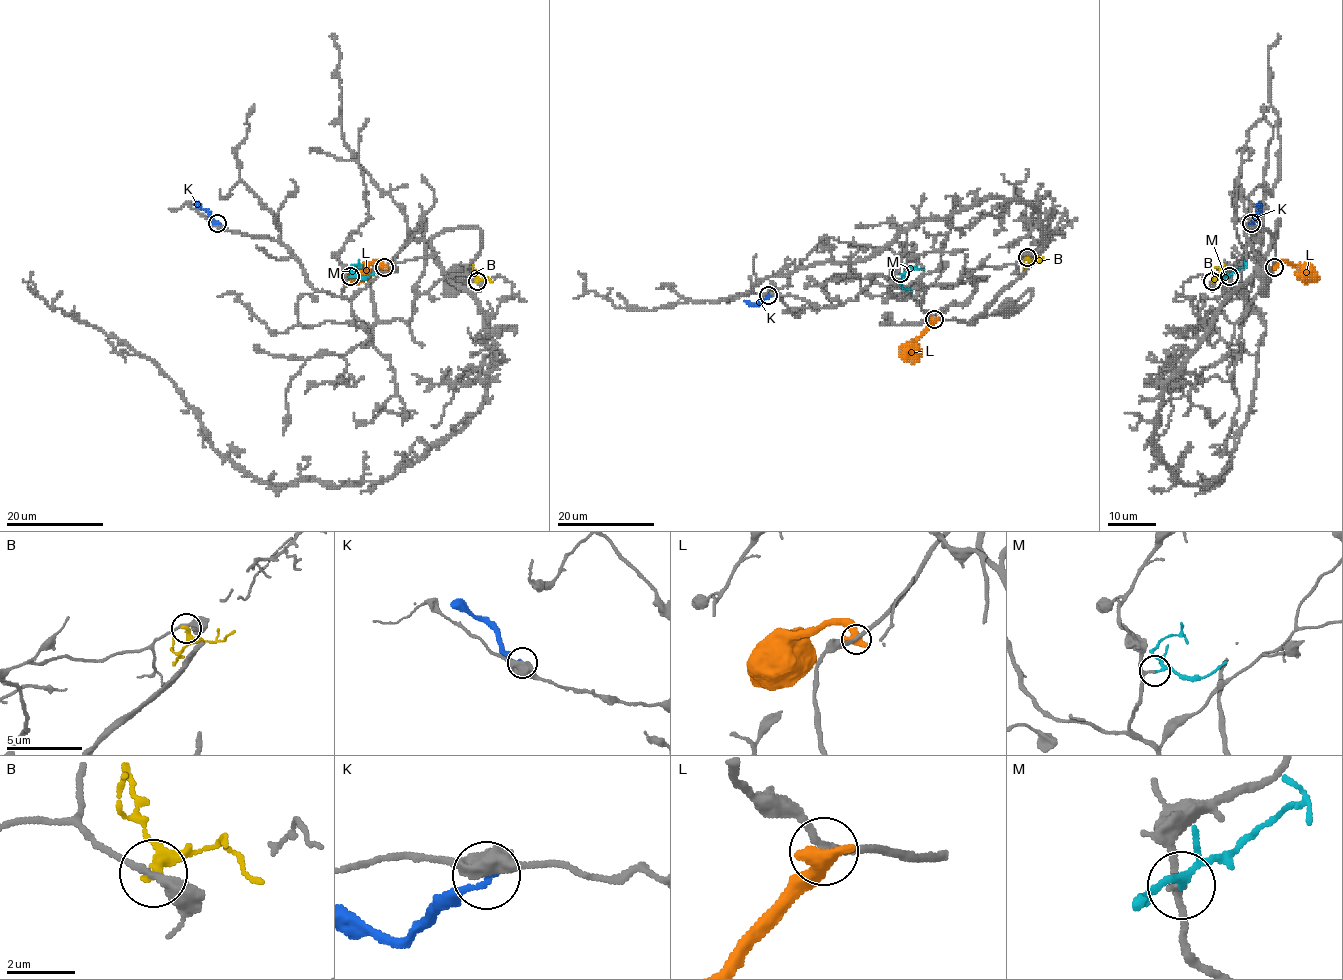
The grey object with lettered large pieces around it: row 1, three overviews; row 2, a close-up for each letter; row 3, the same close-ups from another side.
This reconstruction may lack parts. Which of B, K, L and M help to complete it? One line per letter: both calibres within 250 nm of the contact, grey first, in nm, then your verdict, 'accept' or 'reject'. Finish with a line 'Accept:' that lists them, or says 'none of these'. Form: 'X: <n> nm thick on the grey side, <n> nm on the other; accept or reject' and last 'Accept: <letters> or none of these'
B: 320 nm thick on the grey side, 320 nm on the other; reject
K: 500 nm thick on the grey side, 260 nm on the other; reject
L: 240 nm thick on the grey side, 650 nm on the other; reject
M: 130 nm thick on the grey side, 170 nm on the other; reject
Accept: none of these

